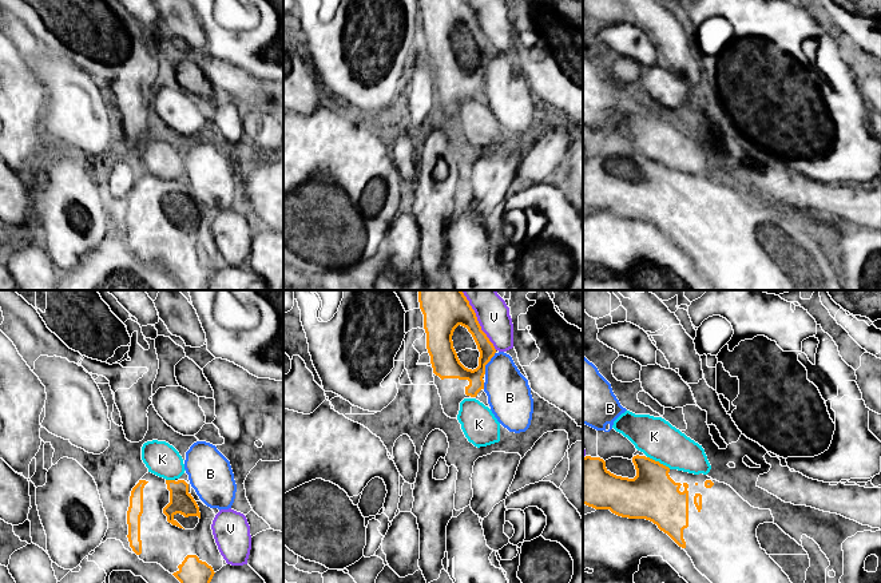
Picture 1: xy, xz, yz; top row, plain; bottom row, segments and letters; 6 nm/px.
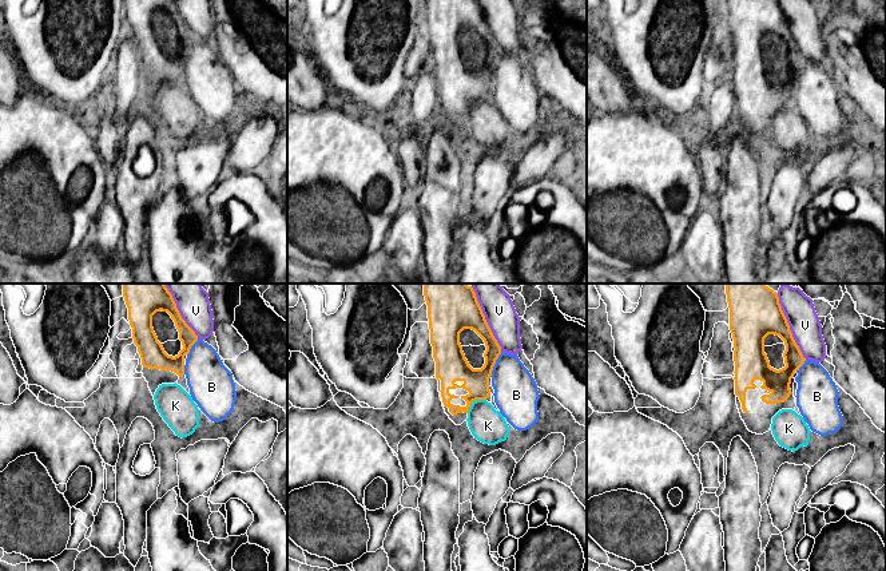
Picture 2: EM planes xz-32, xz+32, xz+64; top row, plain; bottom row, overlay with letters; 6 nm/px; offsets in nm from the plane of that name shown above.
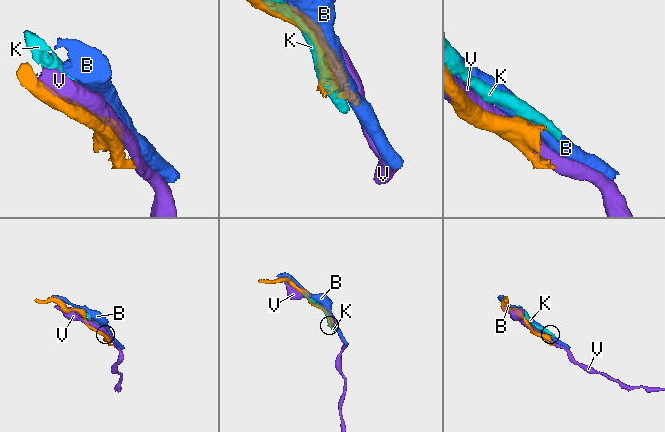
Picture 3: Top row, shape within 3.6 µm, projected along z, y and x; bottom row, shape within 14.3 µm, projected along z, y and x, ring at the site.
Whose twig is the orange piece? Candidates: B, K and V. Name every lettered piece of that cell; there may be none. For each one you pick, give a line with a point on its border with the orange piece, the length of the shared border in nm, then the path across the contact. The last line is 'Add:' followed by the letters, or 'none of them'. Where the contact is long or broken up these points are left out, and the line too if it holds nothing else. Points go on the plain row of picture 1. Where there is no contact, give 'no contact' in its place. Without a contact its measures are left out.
Add: none of them

